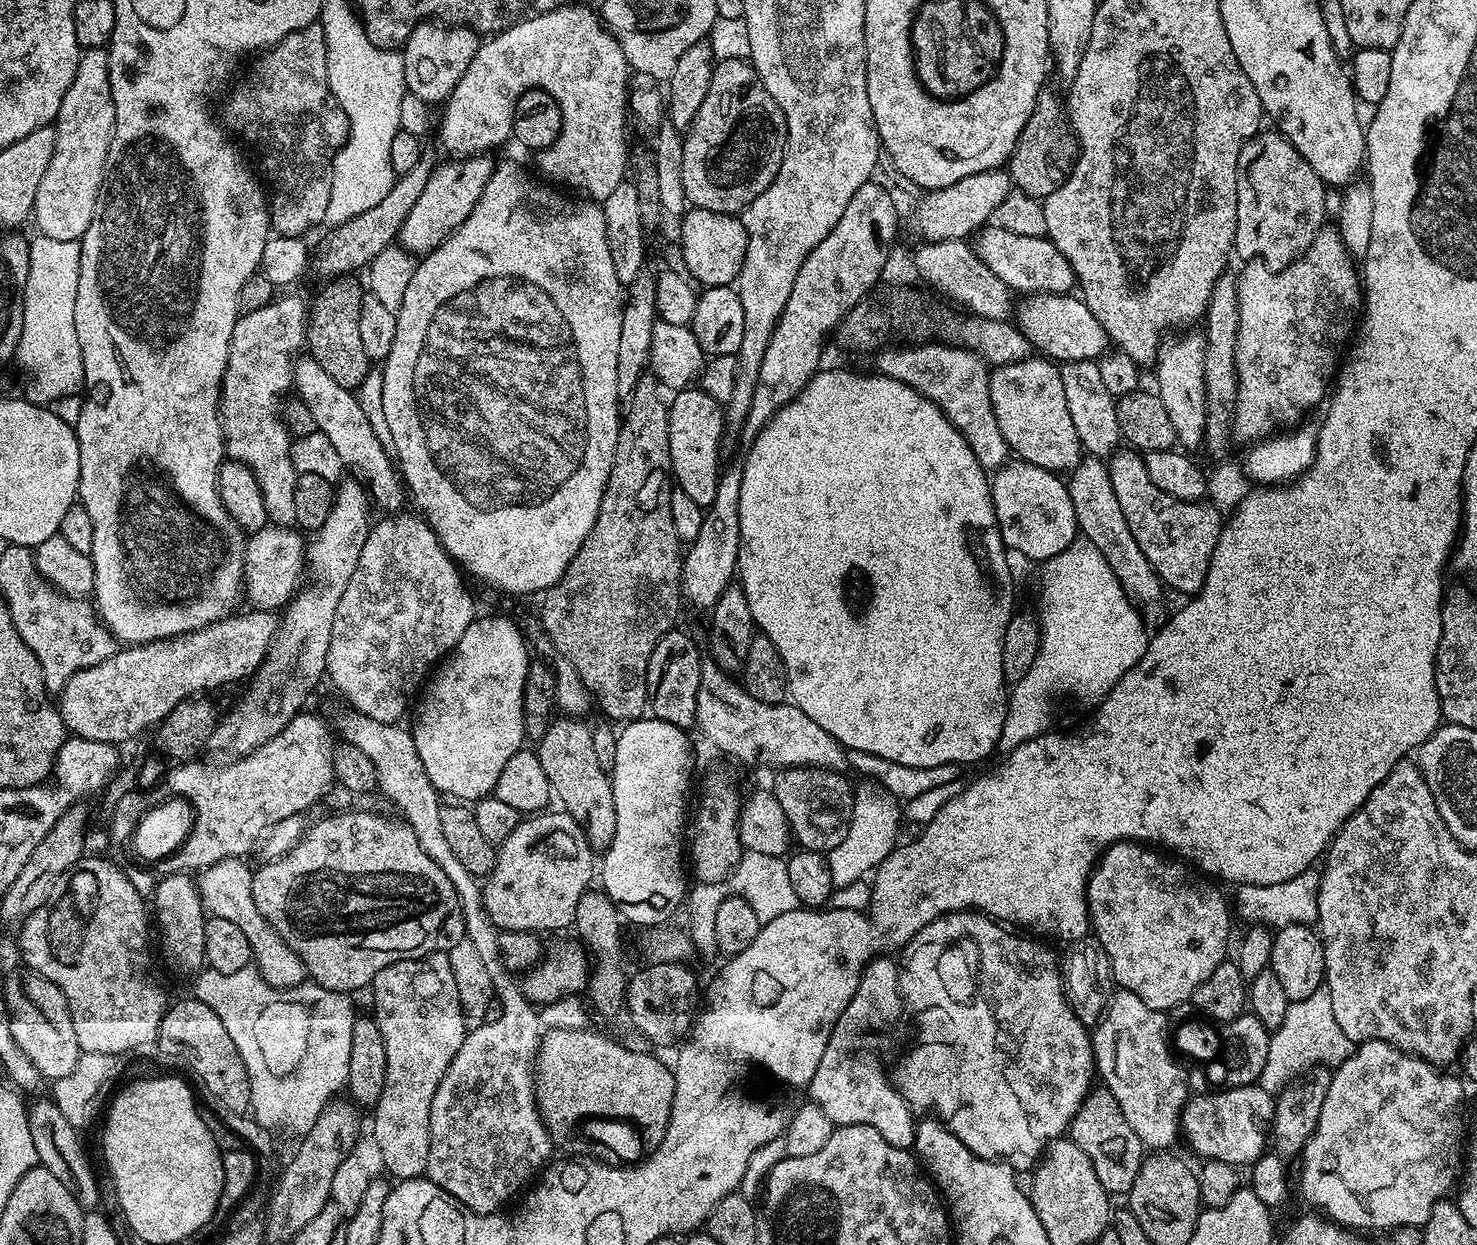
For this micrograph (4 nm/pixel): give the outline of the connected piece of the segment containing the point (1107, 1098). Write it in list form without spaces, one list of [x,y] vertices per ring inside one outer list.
[[[1096,1086],[1089,1091],[1088,1097],[1072,1119],[1070,1138],[1090,1158],[1090,1166],[1094,1166],[1094,1174],[1098,1174],[1098,1182],[1109,1194],[1126,1194],[1134,1186],[1134,1178],[1138,1178],[1140,1161],[1146,1155],[1146,1149],[1140,1143],[1138,1134],[1126,1122],[1126,1114],[1122,1114],[1122,1106],[1118,1106],[1114,1094],[1103,1086]]]

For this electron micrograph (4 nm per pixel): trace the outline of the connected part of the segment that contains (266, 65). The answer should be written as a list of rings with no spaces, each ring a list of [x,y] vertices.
[[[319,22],[294,34],[286,34],[282,42],[272,45],[259,57],[261,60],[249,70],[248,77],[227,93],[228,101],[224,104],[223,127],[248,140],[249,146],[260,155],[259,171],[262,176],[264,171],[263,179],[270,197],[270,224],[282,236],[303,237],[315,224],[324,224],[326,206],[330,206],[332,160],[348,138],[348,119],[328,85],[327,49],[326,34]]]

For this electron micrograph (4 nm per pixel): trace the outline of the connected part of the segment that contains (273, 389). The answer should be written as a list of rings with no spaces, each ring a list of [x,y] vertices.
[[[282,296],[262,306],[262,310],[245,312],[236,319],[230,342],[230,358],[224,371],[224,380],[220,383],[220,425],[224,428],[227,455],[246,465],[258,480],[269,521],[276,526],[292,526],[296,524],[294,486],[298,473],[292,461],[293,437],[282,419],[282,401],[293,387],[294,357],[300,352],[299,348],[303,349],[306,344],[310,304],[300,296]]]

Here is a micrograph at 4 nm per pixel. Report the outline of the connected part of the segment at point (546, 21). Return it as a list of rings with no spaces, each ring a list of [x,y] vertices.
[[[569,2],[565,8],[555,8],[549,12],[536,12],[532,17],[521,18],[504,31],[489,35],[487,39],[481,43],[479,50],[474,54],[474,58],[470,62],[468,69],[464,71],[464,77],[458,82],[455,92],[447,98],[447,103],[443,105],[444,117],[439,117],[438,132],[440,128],[440,140],[438,144],[441,149],[452,158],[463,158],[465,156],[475,156],[477,154],[487,153],[488,148],[496,148],[499,144],[509,143],[512,134],[512,123],[514,122],[514,114],[516,113],[516,103],[518,98],[526,88],[545,88],[551,96],[556,99],[558,106],[562,110],[562,116],[568,116],[568,124],[572,124],[572,128],[576,128],[576,132],[580,132],[580,128],[584,128],[584,132],[588,132],[588,136],[584,136],[584,140],[588,140],[588,148],[584,148],[584,168],[580,168],[580,172],[584,172],[584,180],[580,180],[580,190],[583,190],[593,201],[603,202],[611,196],[618,185],[626,180],[626,177],[620,172],[612,172],[612,180],[600,180],[600,176],[608,176],[608,168],[604,168],[604,164],[616,164],[616,160],[630,160],[630,147],[628,148],[628,140],[624,137],[624,119],[627,121],[630,116],[630,83],[628,84],[628,76],[630,77],[630,69],[628,59],[622,54],[622,46],[618,46],[618,42],[608,33],[608,29],[600,23],[599,16],[591,7]]]

